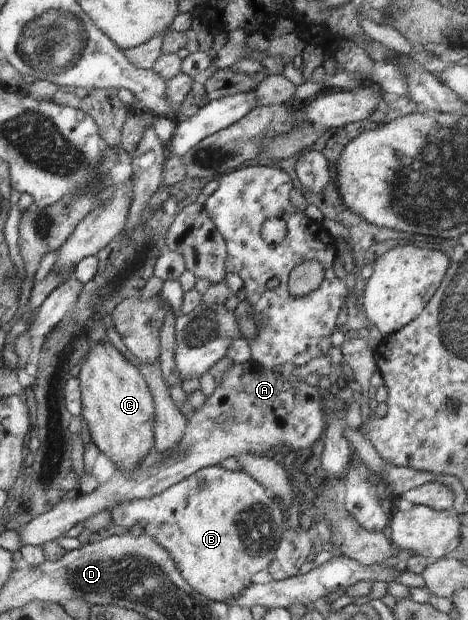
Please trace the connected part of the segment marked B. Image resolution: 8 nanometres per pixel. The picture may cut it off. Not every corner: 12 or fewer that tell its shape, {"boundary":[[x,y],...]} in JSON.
{"boundary":[[205,467],[110,510],[226,602],[267,569],[283,512],[245,471]]}

